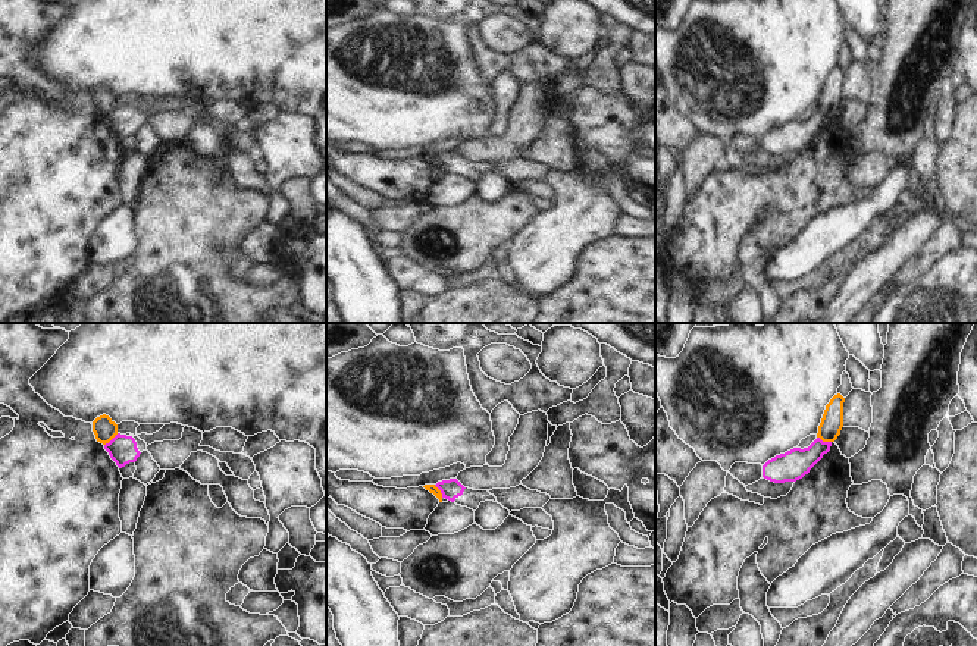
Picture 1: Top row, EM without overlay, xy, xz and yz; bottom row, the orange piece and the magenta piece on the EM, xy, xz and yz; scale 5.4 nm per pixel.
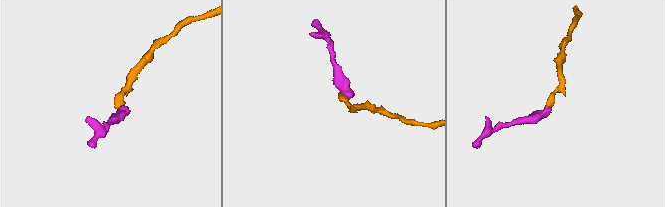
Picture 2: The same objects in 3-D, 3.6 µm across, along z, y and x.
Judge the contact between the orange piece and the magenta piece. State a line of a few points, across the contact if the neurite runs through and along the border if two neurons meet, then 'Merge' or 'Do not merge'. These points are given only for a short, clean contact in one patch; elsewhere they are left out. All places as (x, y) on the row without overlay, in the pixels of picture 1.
Line: yz (817, 107), (830, 113). Do not merge

